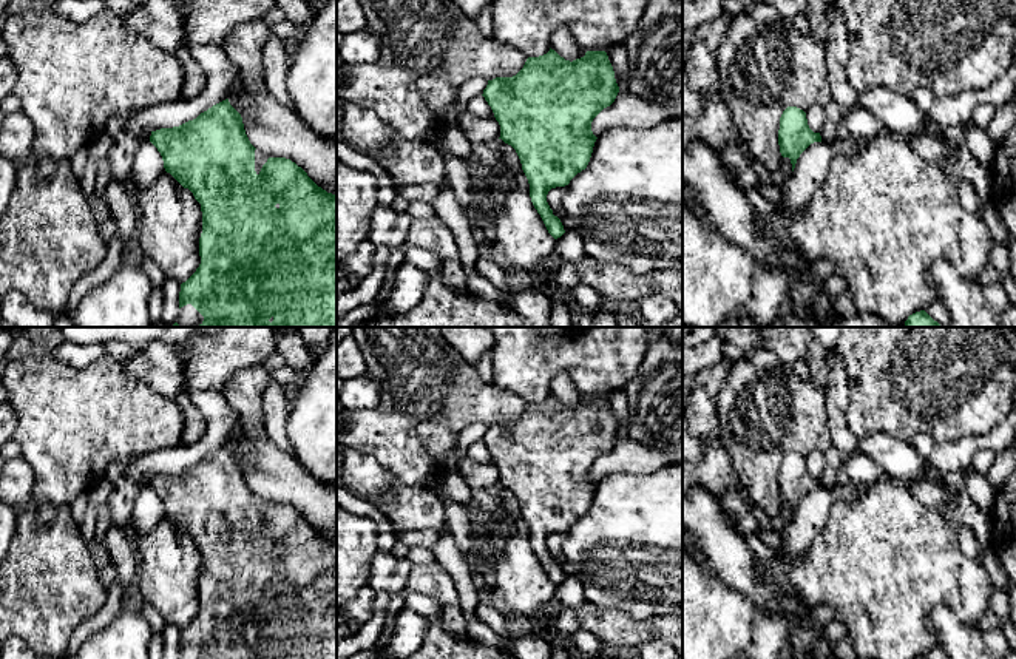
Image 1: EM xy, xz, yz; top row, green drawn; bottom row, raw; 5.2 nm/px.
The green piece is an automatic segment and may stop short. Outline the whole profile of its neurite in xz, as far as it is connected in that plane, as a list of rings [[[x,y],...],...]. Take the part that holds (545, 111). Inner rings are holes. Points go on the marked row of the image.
[[[554,49],[539,57],[528,57],[523,68],[513,77],[488,80],[483,97],[500,125],[500,137],[511,145],[522,164],[530,184],[530,198],[548,233],[557,239],[565,230],[547,202],[551,188],[565,187],[587,168],[596,136],[593,119],[610,106],[619,93],[613,66],[605,51],[587,51],[573,62]]]

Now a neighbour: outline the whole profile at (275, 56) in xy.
[[[270,37],[261,51],[262,79],[267,91],[283,105],[292,110],[287,90],[287,73],[290,65],[289,43]]]

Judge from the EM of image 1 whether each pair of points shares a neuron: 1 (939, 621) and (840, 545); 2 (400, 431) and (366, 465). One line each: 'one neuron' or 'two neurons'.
1: two neurons
2: two neurons

